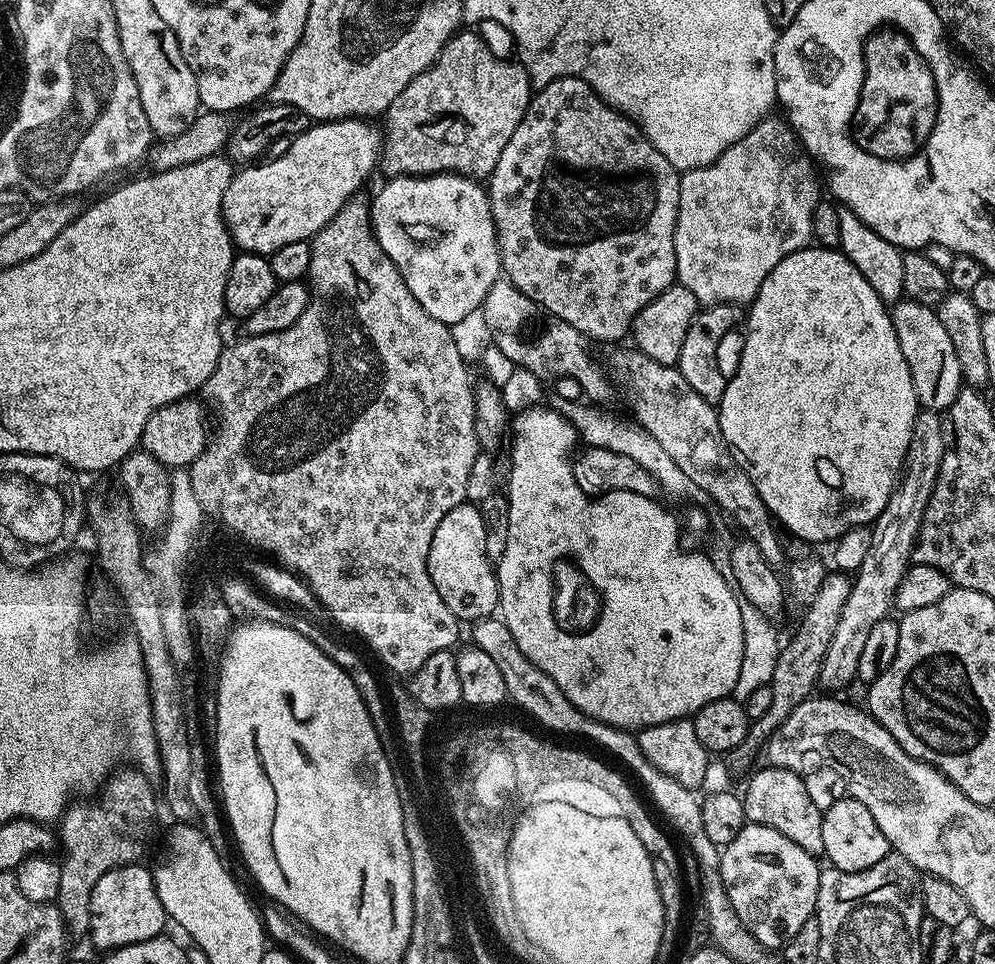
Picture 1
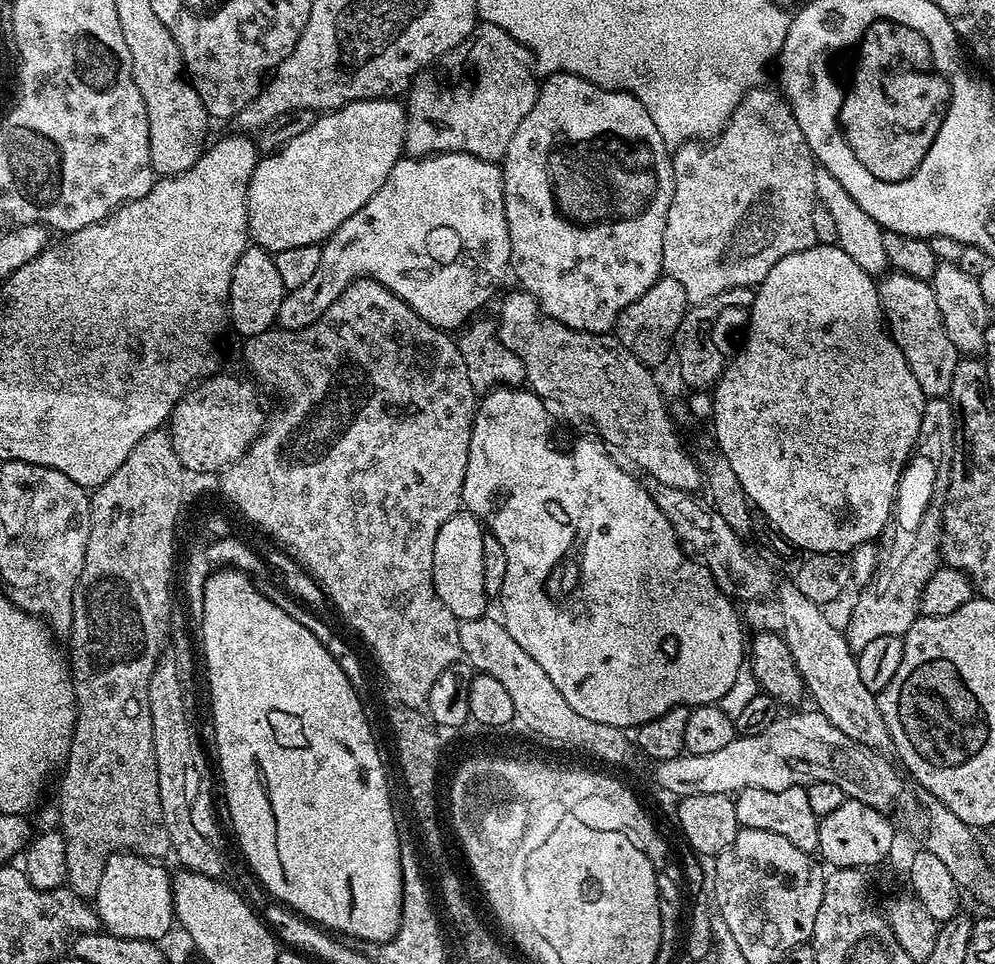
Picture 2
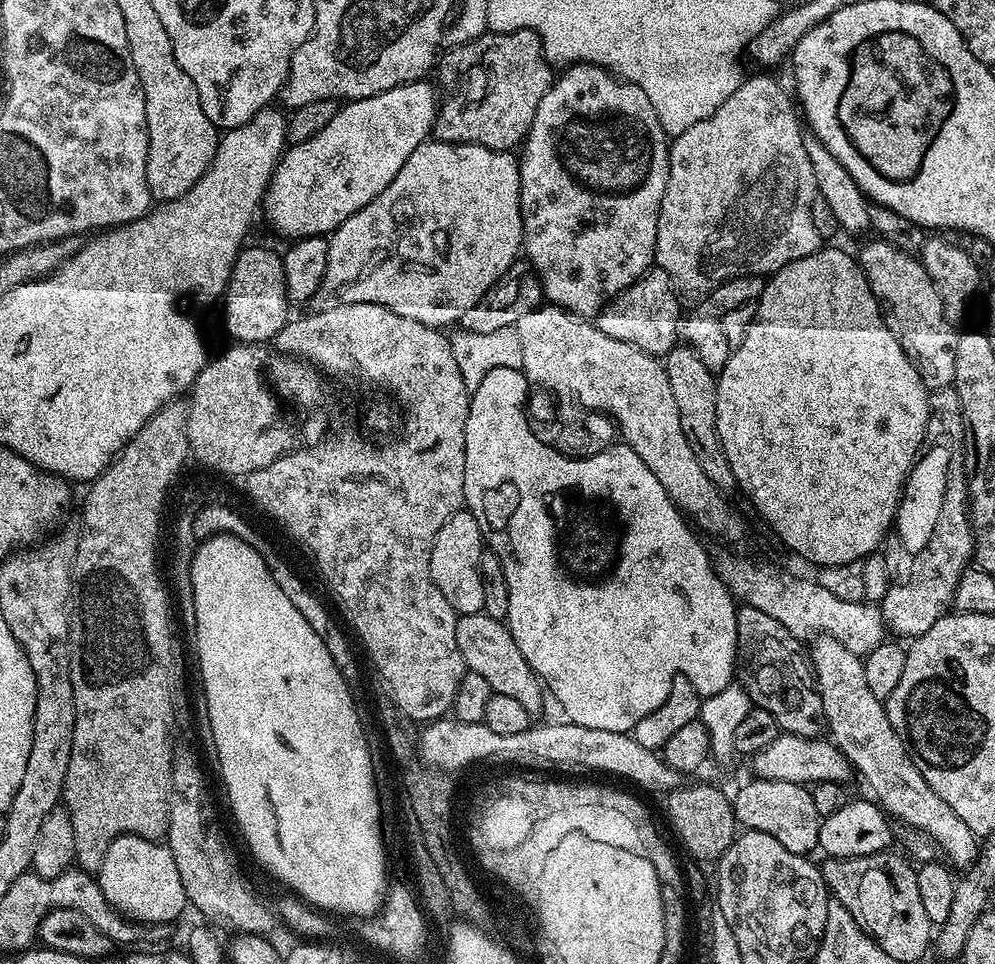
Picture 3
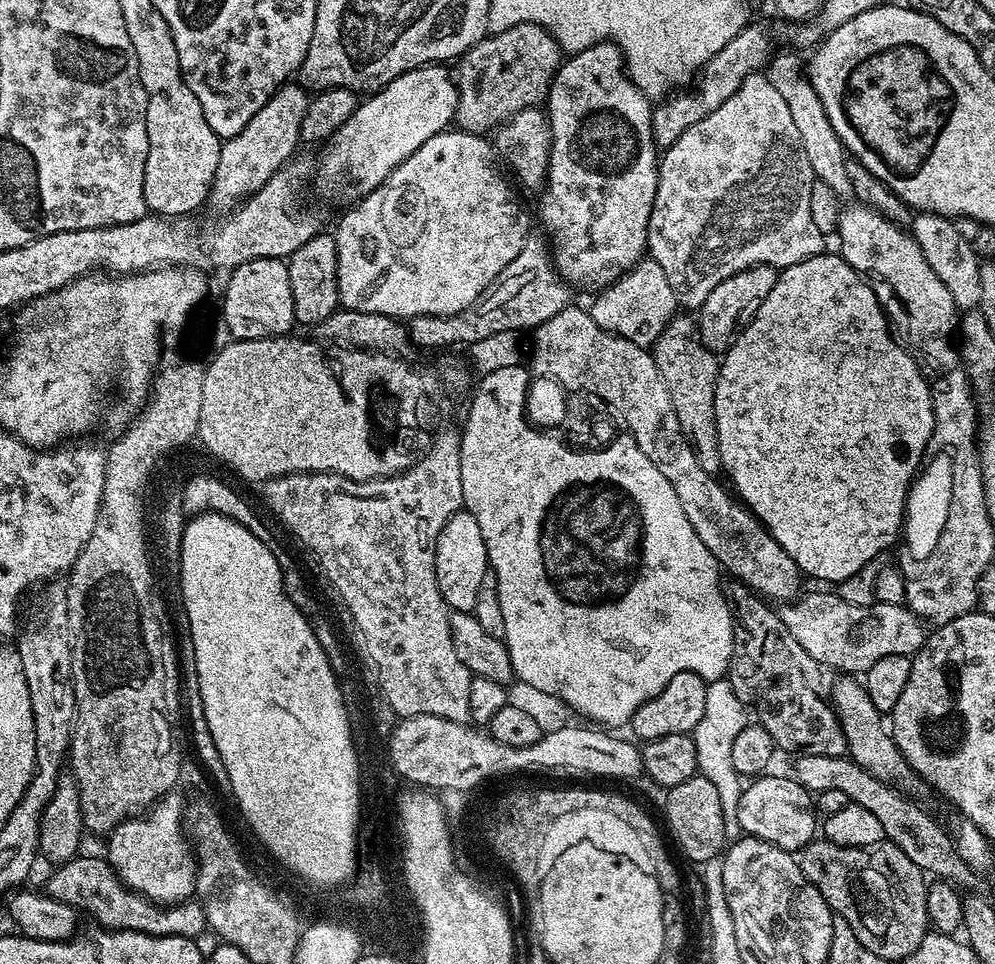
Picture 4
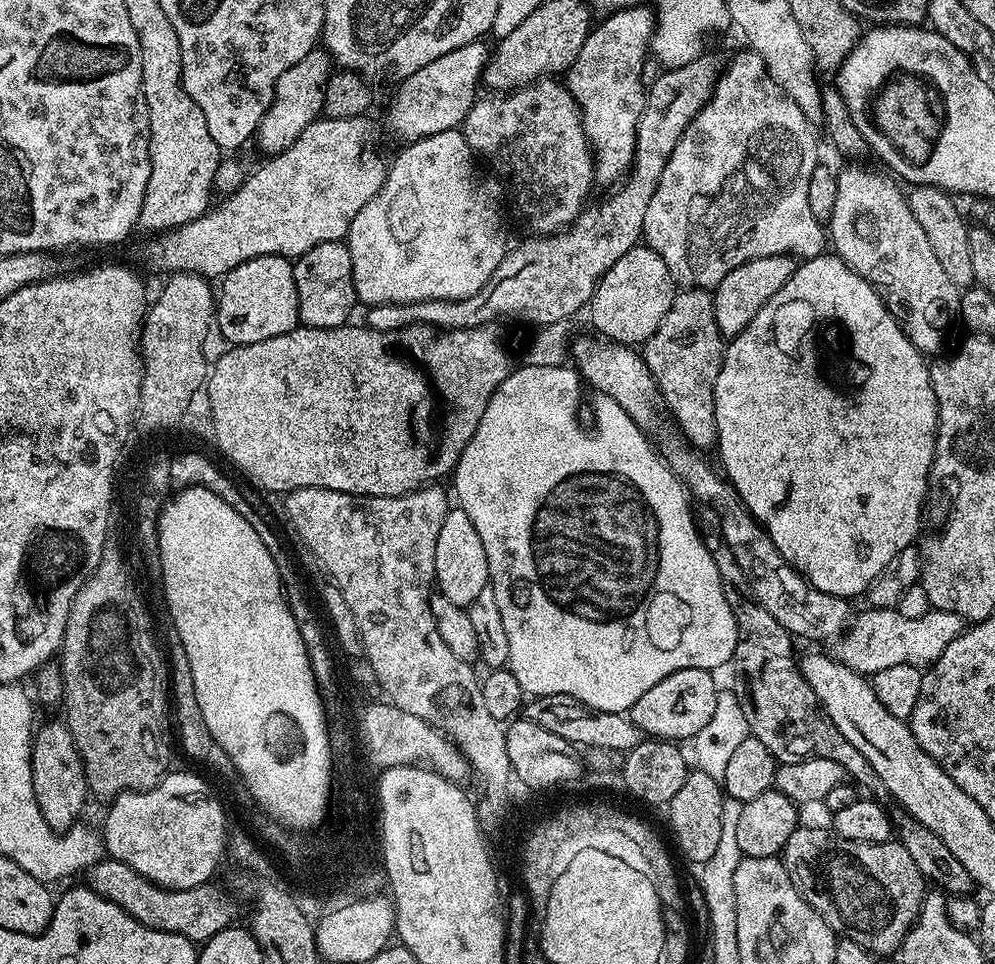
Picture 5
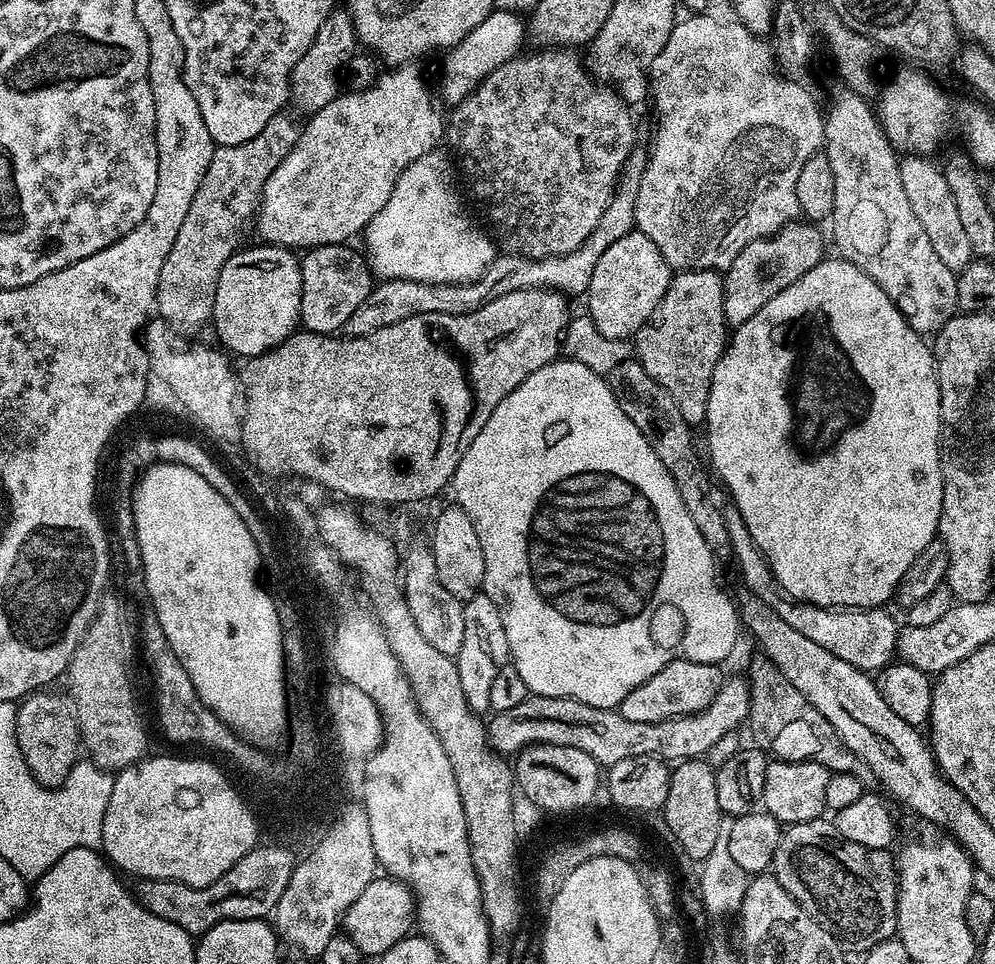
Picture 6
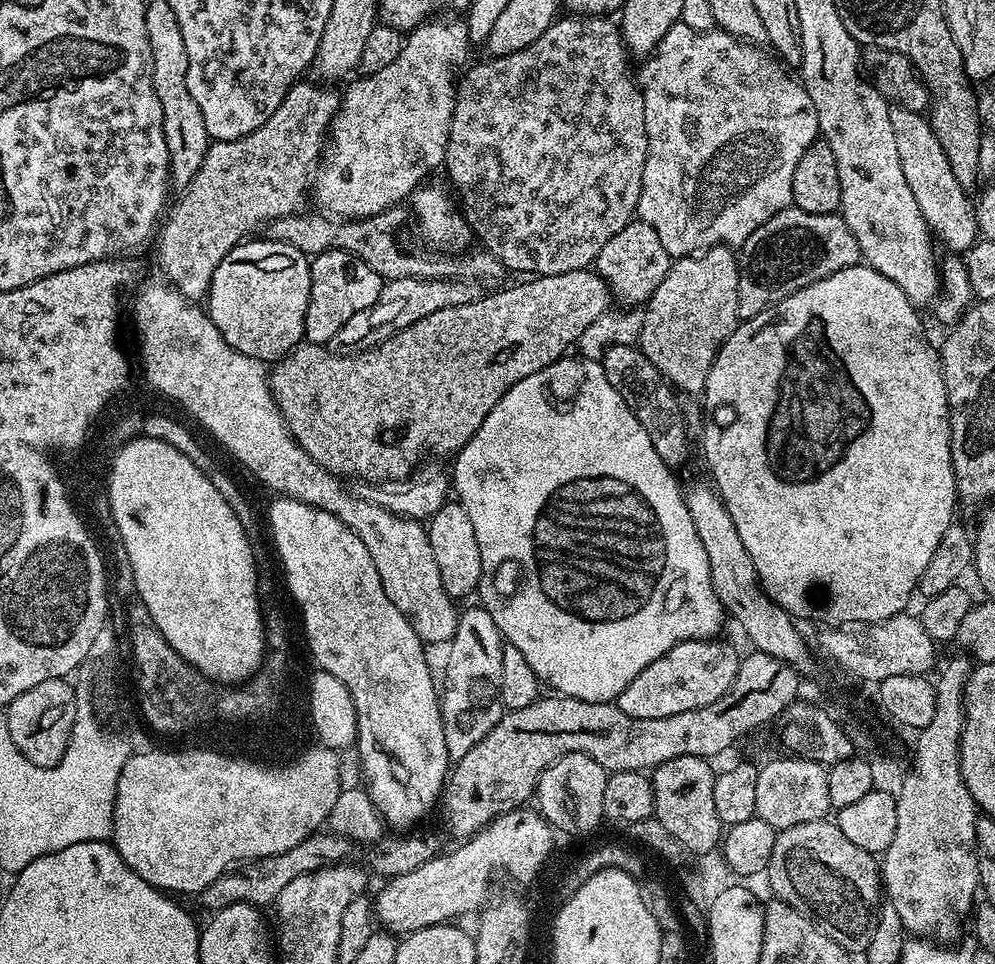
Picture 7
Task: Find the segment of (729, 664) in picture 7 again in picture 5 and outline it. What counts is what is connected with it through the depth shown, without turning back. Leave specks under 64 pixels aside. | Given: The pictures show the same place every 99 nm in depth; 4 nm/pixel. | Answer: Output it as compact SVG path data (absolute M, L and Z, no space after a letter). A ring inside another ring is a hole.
M691 668L690 670L678 670L655 686L650 686L638 702L629 708L626 715L638 726L641 734L657 740L671 740L673 742L688 742L692 737L710 722L714 715L714 706L718 706L718 694L721 689L716 685L716 680L711 671L706 668Z

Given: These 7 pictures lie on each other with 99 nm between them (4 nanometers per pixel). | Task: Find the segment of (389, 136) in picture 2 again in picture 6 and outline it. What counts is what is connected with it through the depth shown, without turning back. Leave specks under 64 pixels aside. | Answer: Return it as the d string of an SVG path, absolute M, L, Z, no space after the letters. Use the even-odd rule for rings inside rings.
M494 10L485 20L478 22L478 26L474 26L474 30L470 30L470 34L466 34L466 38L462 42L458 42L453 48L449 48L443 53L444 65L440 68L440 92L438 88L438 96L445 105L447 105L446 103L448 106L461 104L489 74L498 70L498 66L510 62L518 55L523 49L520 47L523 46L524 40L526 44L526 24L523 19L521 21L520 19L521 17L515 12Z

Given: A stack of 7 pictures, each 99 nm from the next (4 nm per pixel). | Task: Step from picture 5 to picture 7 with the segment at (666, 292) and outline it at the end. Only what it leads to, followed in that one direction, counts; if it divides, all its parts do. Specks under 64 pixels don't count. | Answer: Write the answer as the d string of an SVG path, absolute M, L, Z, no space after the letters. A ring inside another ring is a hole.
M633 218L629 224L622 226L618 234L602 246L594 265L595 271L601 280L608 286L611 299L616 300L620 306L644 306L649 298L658 290L658 282L666 278L669 268L674 263L669 256L666 246L662 246L658 234L654 234L654 226L650 226L645 220Z

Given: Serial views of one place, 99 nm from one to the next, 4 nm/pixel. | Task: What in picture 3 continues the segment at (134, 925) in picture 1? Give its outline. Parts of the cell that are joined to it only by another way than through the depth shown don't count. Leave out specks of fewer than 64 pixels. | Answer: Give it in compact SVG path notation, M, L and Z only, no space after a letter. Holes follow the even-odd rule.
M120 836L114 842L110 842L110 846L106 850L106 854L102 858L102 866L98 873L100 889L106 898L119 910L124 916L130 920L139 920L141 924L172 924L176 919L183 914L184 908L189 907L188 899L186 898L186 890L182 890L182 878L178 878L178 866L174 866L174 854L168 849L167 843L158 840L147 840L141 836Z

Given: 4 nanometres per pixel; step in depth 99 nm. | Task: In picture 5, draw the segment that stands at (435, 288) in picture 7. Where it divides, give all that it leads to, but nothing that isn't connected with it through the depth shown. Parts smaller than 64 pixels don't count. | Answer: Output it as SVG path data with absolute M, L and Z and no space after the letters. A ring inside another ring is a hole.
M701 54L697 60L681 68L669 68L661 71L661 76L656 81L649 83L644 98L644 109L638 118L636 131L636 149L632 159L632 167L628 169L622 182L611 189L612 192L600 208L589 207L580 219L571 228L563 232L554 232L550 236L533 235L533 240L524 240L520 245L509 247L506 258L494 270L490 282L478 290L470 298L461 300L427 300L413 304L374 304L367 309L367 327L374 332L389 332L399 328L409 328L411 324L429 324L435 328L449 332L450 330L466 330L477 328L483 324L496 324L505 316L508 320L525 320L528 324L558 323L571 321L571 316L579 308L587 309L592 302L592 295L598 282L626 254L626 250L637 247L644 235L646 222L646 209L650 206L650 198L654 198L654 190L658 190L658 182L662 178L662 170L666 170L666 162L670 154L674 154L674 146L682 138L688 124L710 102L713 92L716 91L716 81L720 79L722 64L719 64L709 54Z

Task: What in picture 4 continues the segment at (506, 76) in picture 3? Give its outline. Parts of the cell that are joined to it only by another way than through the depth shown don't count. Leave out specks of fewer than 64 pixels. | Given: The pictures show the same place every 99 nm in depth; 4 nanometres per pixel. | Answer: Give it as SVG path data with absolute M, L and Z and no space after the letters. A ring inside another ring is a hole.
M519 24L485 35L454 64L458 92L455 127L462 132L488 134L522 109L537 107L547 97L561 63L560 43L540 24Z

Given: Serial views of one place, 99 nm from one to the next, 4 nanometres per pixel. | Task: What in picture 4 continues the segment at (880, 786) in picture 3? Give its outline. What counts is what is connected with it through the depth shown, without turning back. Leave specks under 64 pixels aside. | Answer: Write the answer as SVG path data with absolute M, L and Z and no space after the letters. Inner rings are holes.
M852 676L839 677L830 695L830 702L836 711L843 736L847 740L849 757L862 769L891 784L900 785L912 778L912 771L896 741L887 730L883 713L877 710L863 683ZM884 720L884 722L883 722ZM900 783L900 784L899 784Z

